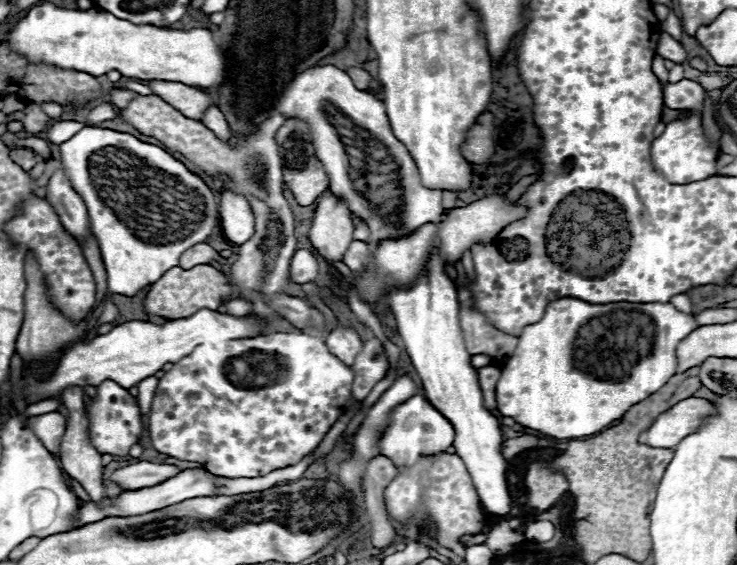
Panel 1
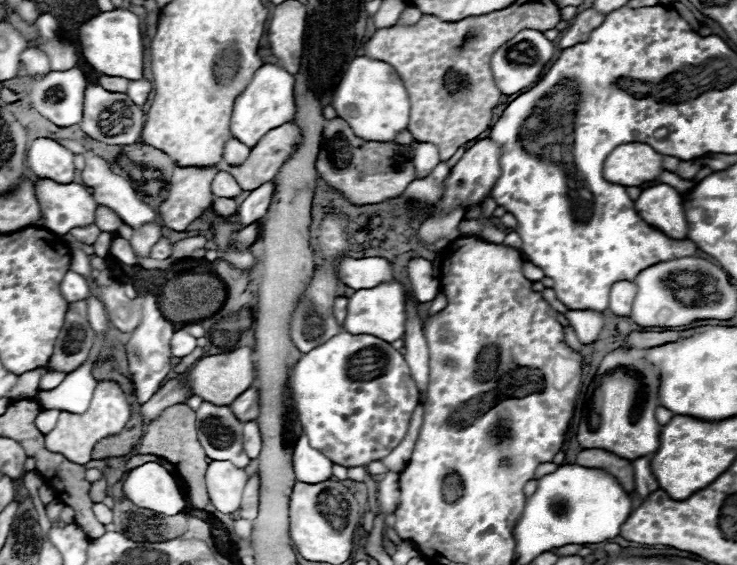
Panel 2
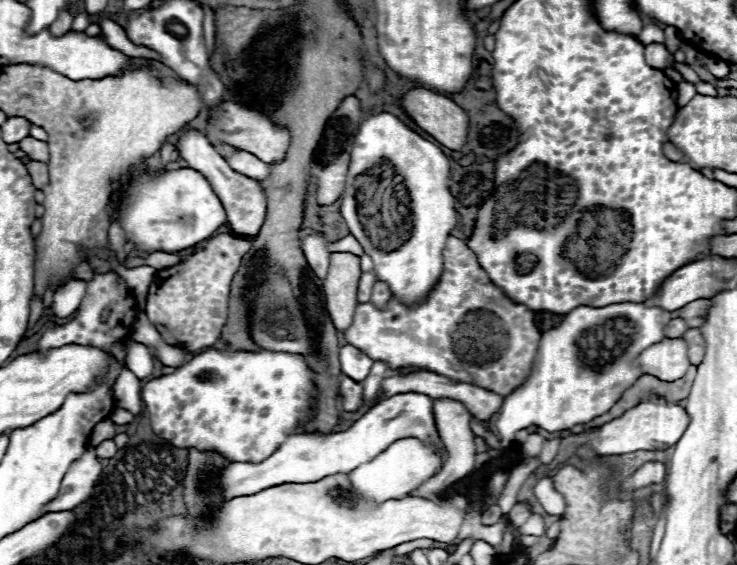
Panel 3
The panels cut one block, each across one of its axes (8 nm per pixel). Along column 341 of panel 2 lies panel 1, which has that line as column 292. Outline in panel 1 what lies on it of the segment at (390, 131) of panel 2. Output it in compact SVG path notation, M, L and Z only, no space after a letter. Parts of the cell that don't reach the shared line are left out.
M314 66L296 74L292 82L288 82L288 86L282 90L278 102L274 104L274 112L284 114L288 118L300 118L310 124L316 156L318 160L322 160L330 176L328 190L346 202L354 218L366 222L370 230L368 244L376 246L382 240L398 240L412 234L414 230L418 230L428 222L438 224L442 220L442 214L446 212L442 208L442 190L432 190L422 186L418 168L410 158L406 146L400 140L396 140L392 134L384 104L378 98L374 98L370 92L358 90L344 70L338 70L334 66Z

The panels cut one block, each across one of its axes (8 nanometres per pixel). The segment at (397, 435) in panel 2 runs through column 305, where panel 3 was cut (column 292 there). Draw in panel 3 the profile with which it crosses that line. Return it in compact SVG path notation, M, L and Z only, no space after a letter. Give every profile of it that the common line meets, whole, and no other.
M214 348L204 350L192 358L192 362L184 364L178 368L174 374L154 378L142 388L142 402L150 412L150 422L154 428L164 428L164 440L170 444L178 444L178 448L198 448L198 450L212 450L222 454L224 458L232 462L258 462L270 456L282 440L286 440L290 434L298 430L298 424L304 424L308 414L310 414L310 404L314 404L314 384L310 384L310 370L306 368L306 362L302 360L300 354L290 354L290 352L272 352L272 350L260 350L260 352L234 352L234 350L224 350L218 352Z

